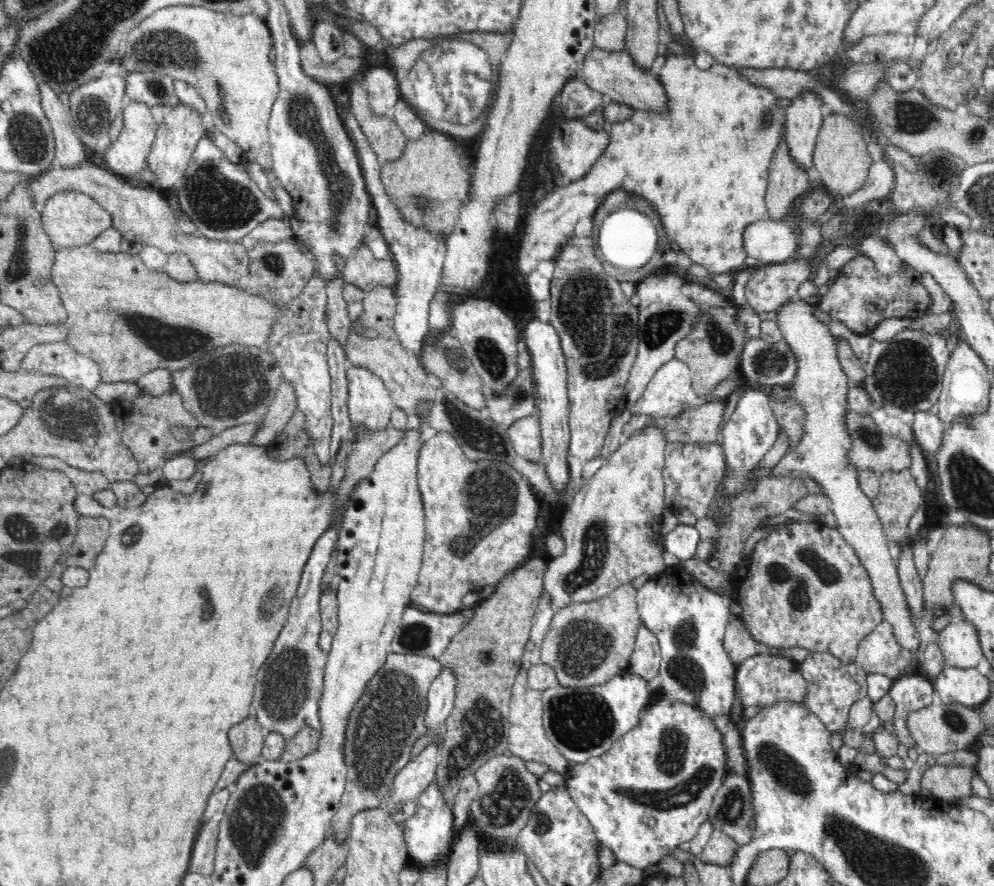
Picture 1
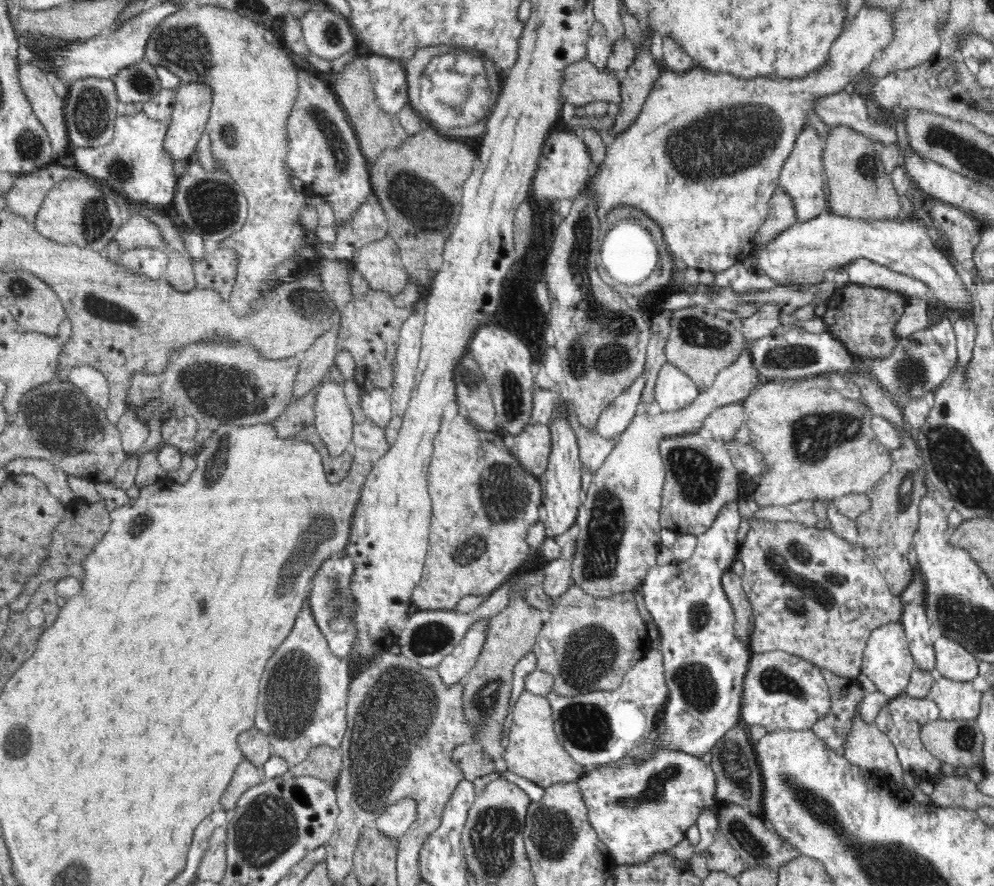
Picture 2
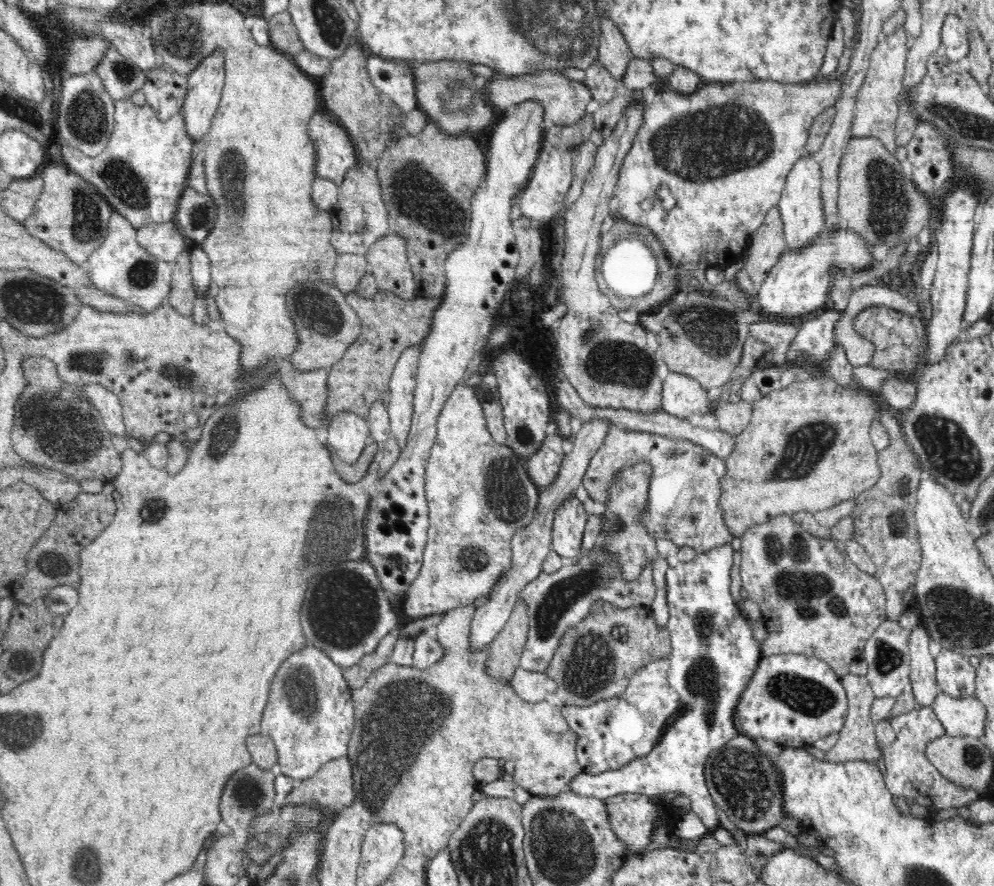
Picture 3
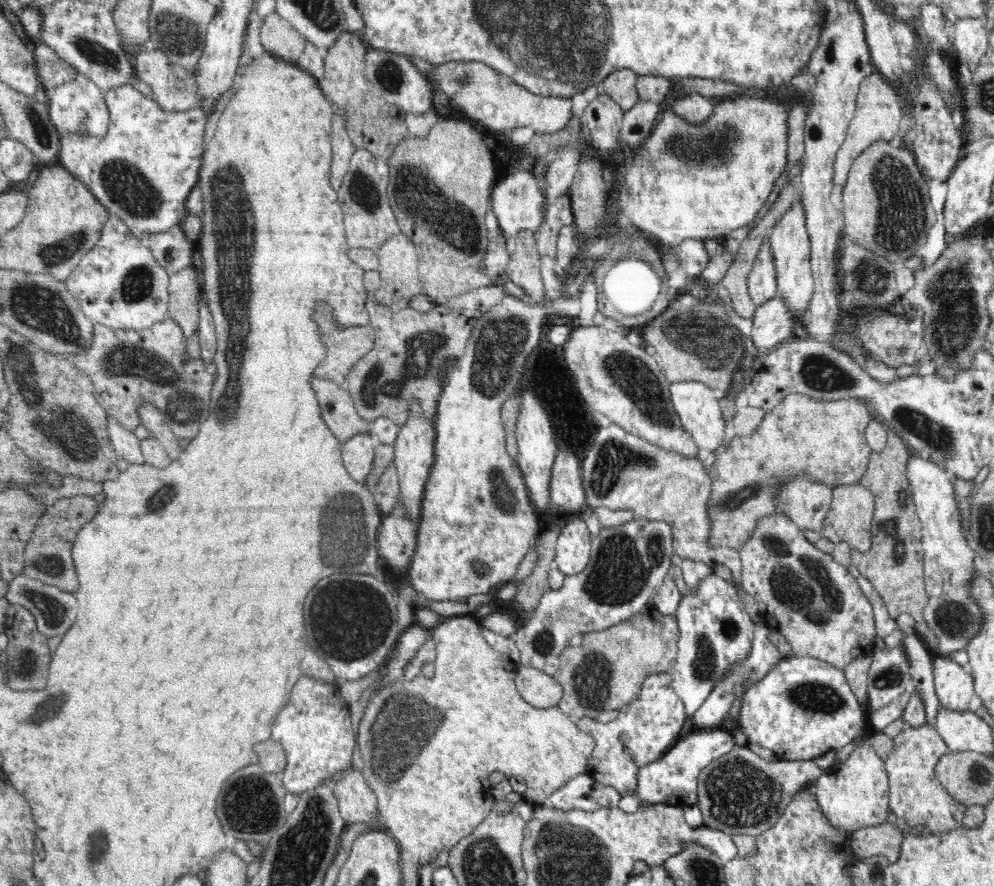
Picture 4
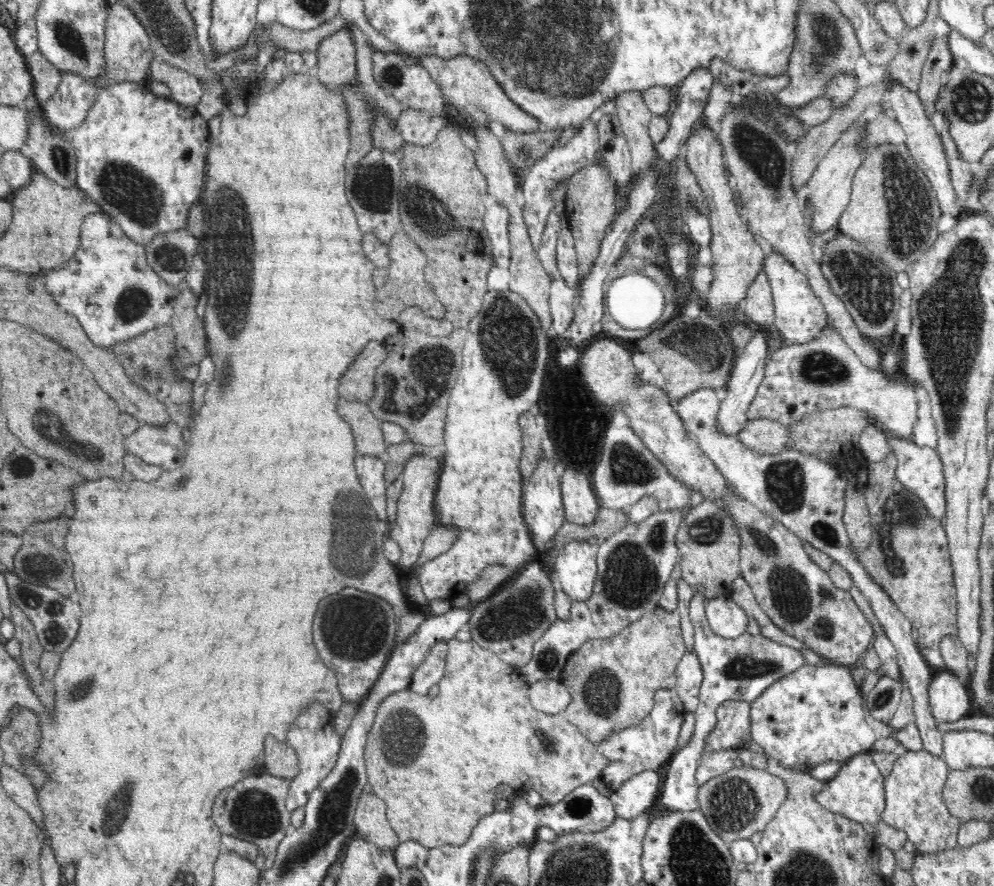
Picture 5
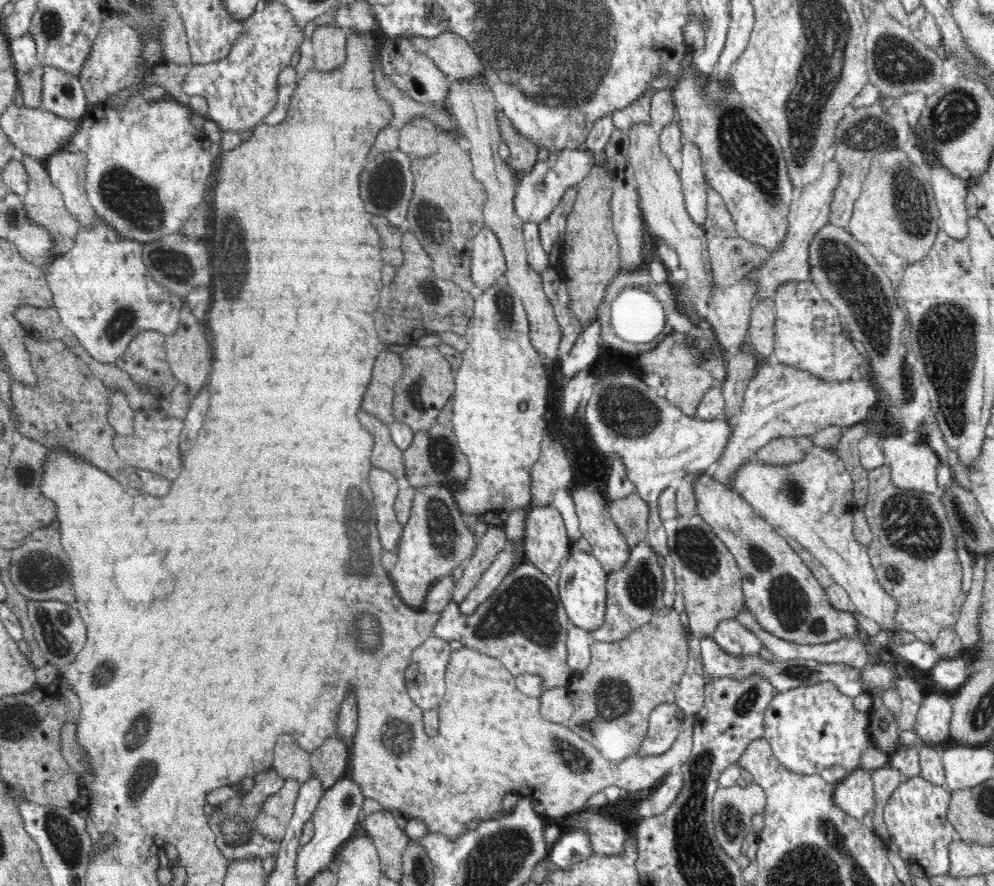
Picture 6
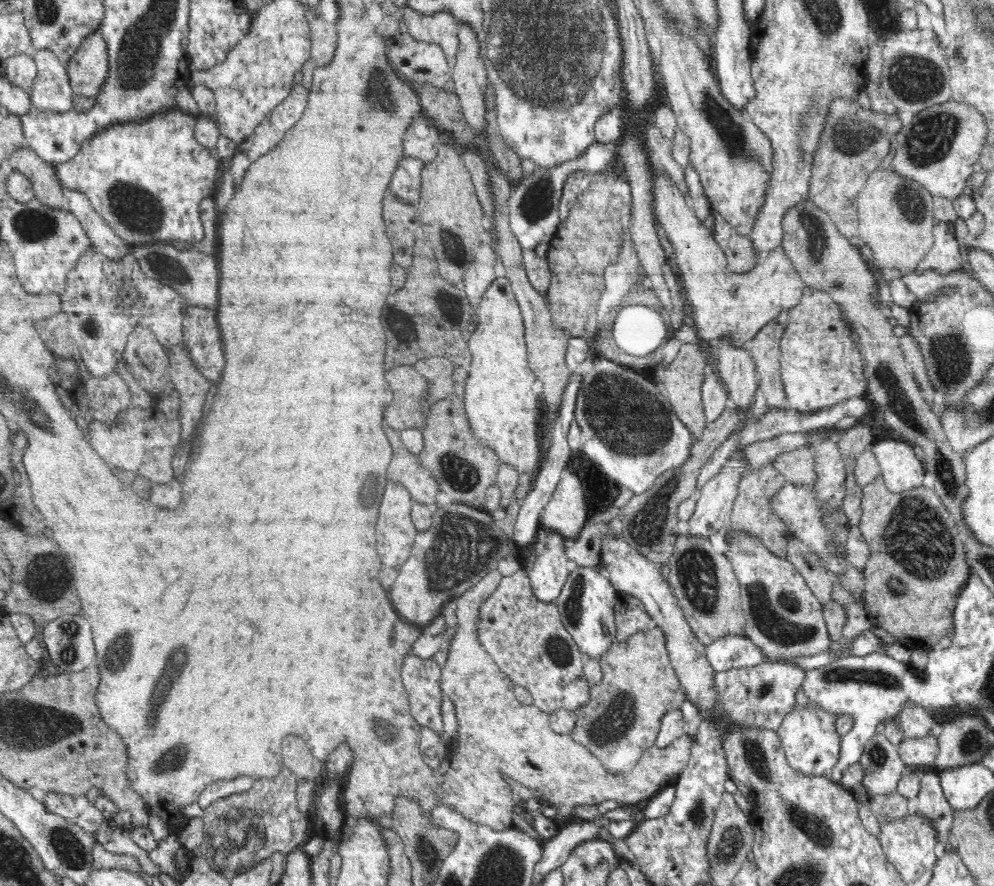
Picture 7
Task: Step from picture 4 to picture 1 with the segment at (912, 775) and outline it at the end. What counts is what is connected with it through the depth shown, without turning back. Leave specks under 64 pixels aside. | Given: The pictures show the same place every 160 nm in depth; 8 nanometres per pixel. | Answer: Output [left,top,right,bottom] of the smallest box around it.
[889,671,937,750]

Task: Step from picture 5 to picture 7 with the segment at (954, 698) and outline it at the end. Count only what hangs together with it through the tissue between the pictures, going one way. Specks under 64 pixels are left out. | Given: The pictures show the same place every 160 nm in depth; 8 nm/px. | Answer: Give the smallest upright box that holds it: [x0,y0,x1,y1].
[898,733,939,772]

